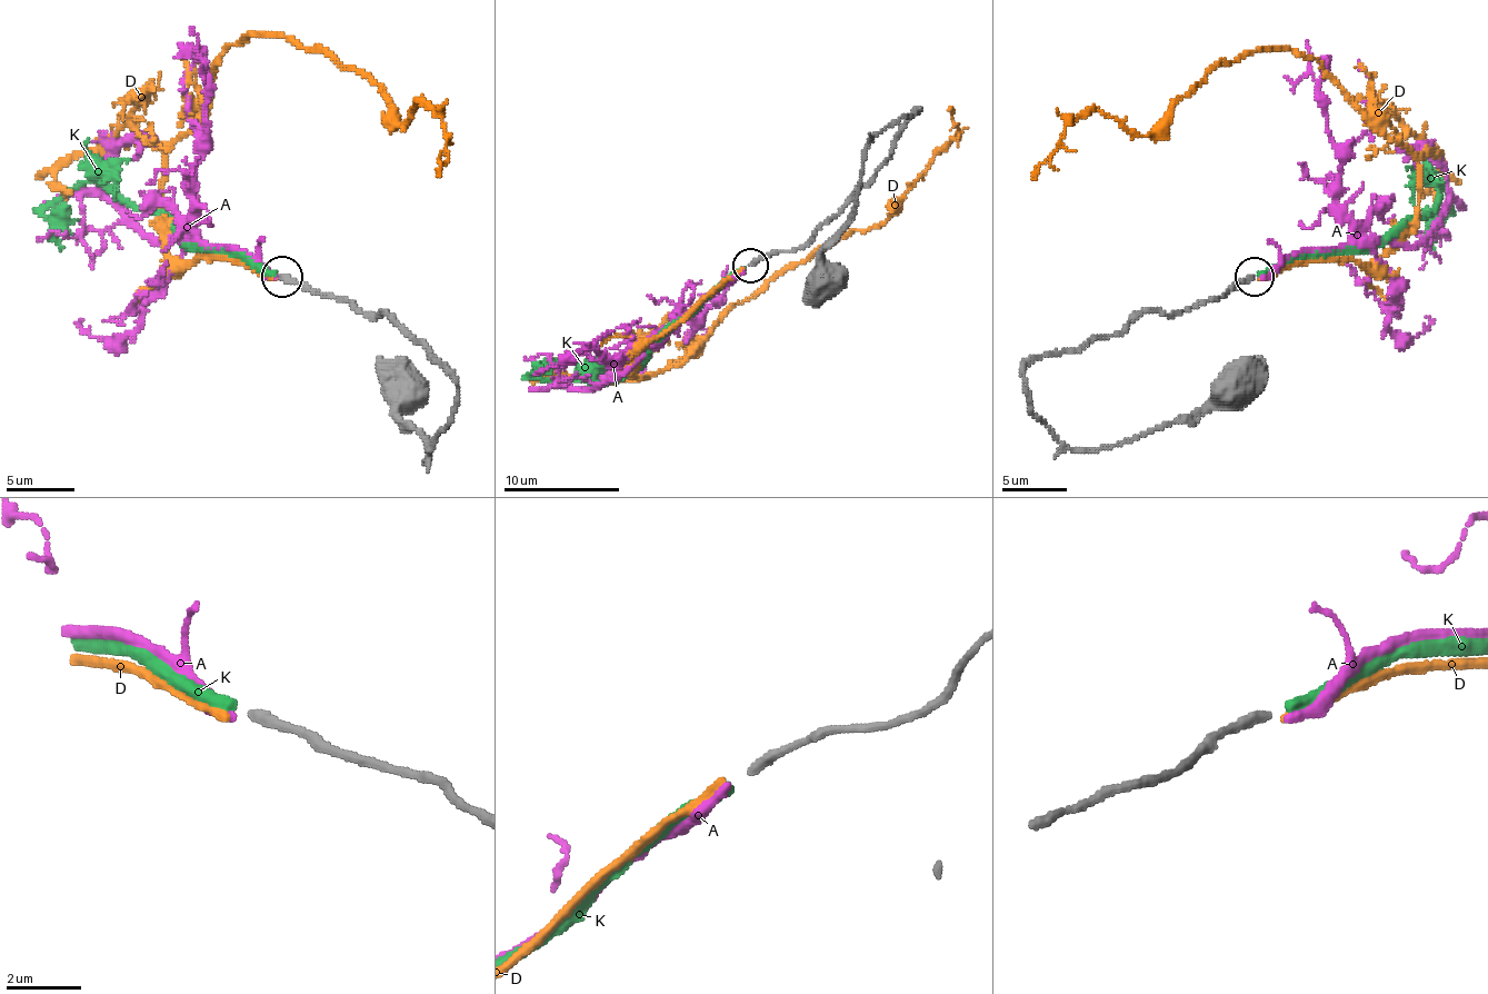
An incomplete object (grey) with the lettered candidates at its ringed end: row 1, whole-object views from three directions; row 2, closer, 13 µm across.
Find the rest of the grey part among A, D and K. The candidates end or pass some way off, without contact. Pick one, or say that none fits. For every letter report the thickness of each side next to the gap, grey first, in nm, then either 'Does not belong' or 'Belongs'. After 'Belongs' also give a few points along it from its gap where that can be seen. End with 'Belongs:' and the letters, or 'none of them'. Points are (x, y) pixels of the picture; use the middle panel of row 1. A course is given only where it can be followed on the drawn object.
A: Thickness 280 nm (grey) against 240 nm. Does not belong
D: Thickness 280 nm (grey) against 240 nm. Does not belong
K: Thickness 280 nm (grey) against 320 nm. Does not belong
Belongs: none of them

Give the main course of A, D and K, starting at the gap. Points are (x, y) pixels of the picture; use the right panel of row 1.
A: (1258, 279), (1302, 251), (1361, 244), (1412, 245), (1428, 235), (1449, 198), (1445, 169), (1421, 150), (1396, 146)
D: (1258, 279), (1371, 262), (1415, 217), (1416, 156), (1314, 58), (1224, 61), (1145, 136), (1085, 110), (1031, 179)
K: (1258, 276), (1290, 258), (1367, 252), (1407, 220), (1434, 212), (1447, 188), (1449, 215), (1437, 225), (1435, 251)

